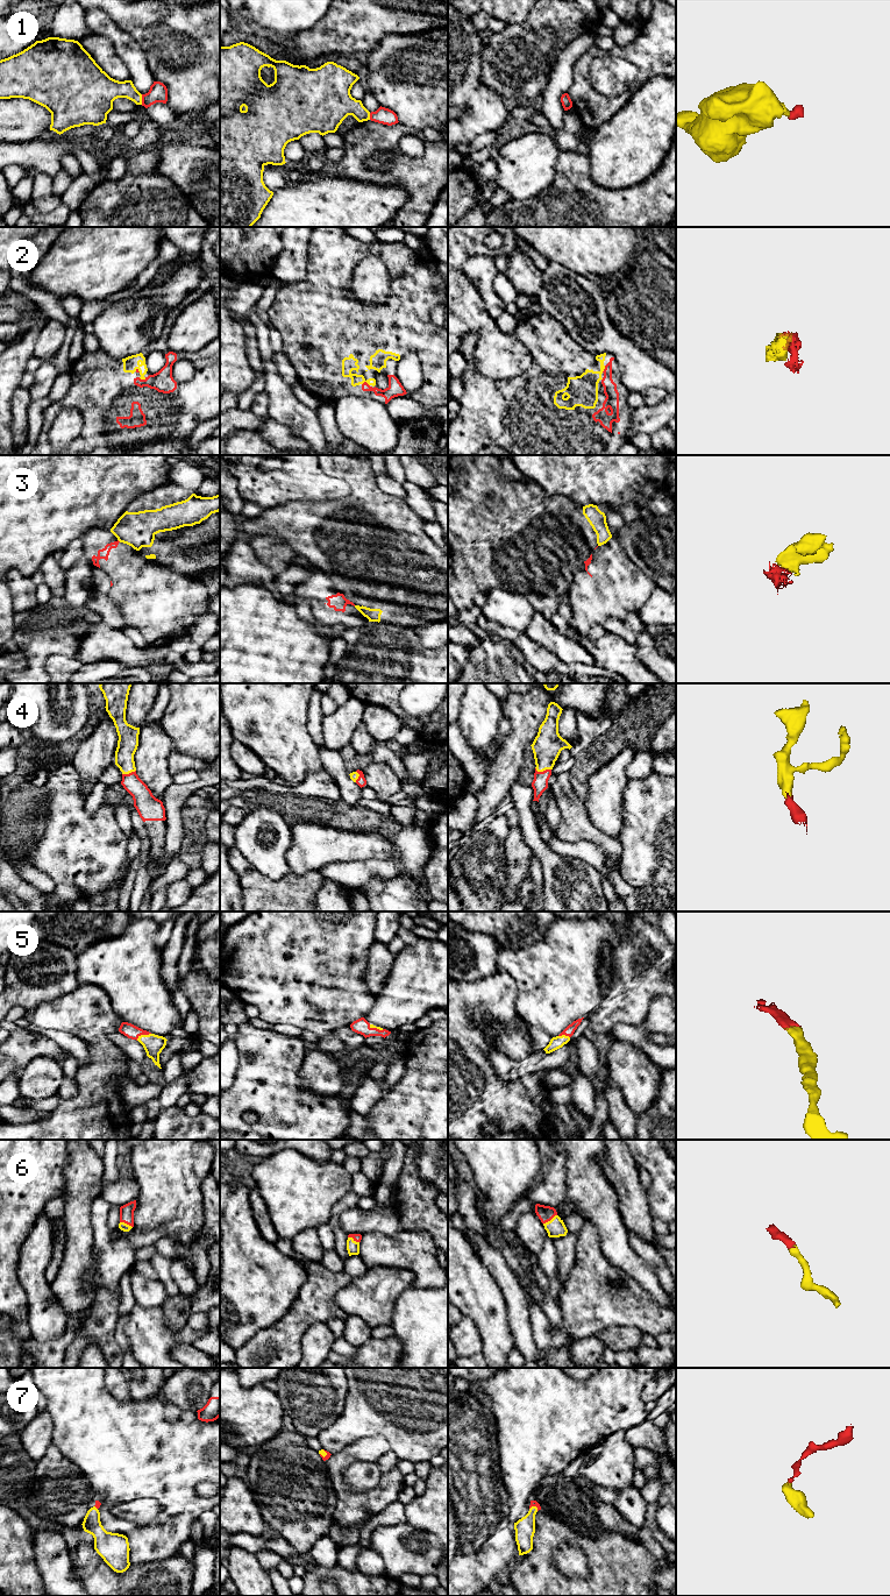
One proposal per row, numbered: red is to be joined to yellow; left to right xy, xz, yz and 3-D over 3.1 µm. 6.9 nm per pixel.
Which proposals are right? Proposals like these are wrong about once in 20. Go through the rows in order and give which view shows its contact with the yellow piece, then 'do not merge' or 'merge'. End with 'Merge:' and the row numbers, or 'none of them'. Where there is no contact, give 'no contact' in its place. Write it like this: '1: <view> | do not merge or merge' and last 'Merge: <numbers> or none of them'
1: xy | merge
2: xy | merge
3: xy | do not merge
4: yz | merge
5: xy | merge
6: yz | merge
7: xz | merge
Merge: 1, 2, 4, 5, 6, 7

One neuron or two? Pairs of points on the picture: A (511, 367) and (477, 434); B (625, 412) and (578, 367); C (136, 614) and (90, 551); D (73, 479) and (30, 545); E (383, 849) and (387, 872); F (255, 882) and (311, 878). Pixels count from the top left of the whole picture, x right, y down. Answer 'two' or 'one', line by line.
A: two
B: one
C: one
D: one
E: two
F: one

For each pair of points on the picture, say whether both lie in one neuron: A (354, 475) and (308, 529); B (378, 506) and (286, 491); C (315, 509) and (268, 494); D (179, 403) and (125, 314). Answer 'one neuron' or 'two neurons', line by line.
A: one neuron
B: two neurons
C: two neurons
D: two neurons

